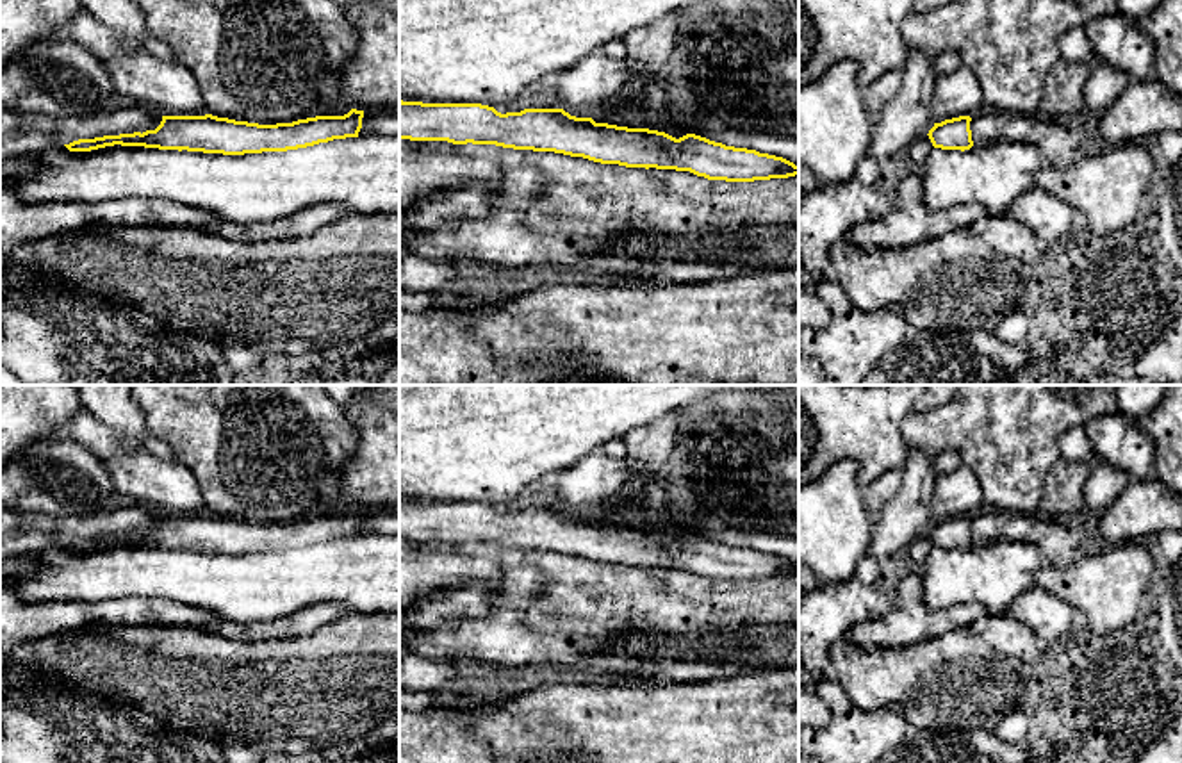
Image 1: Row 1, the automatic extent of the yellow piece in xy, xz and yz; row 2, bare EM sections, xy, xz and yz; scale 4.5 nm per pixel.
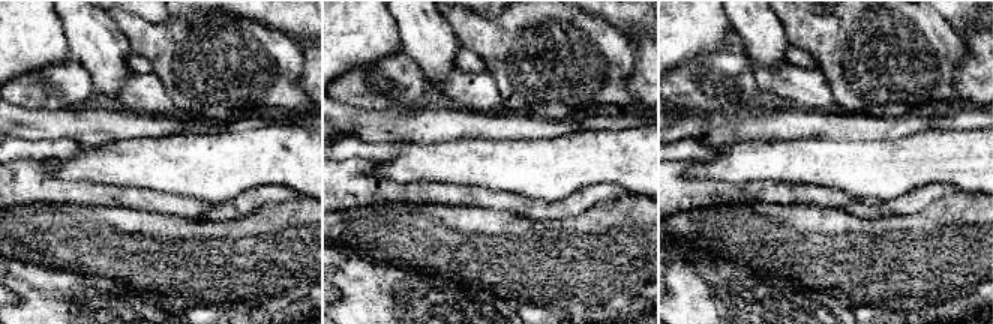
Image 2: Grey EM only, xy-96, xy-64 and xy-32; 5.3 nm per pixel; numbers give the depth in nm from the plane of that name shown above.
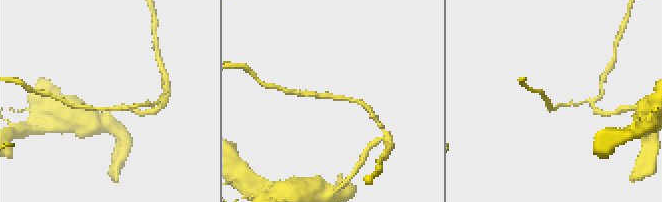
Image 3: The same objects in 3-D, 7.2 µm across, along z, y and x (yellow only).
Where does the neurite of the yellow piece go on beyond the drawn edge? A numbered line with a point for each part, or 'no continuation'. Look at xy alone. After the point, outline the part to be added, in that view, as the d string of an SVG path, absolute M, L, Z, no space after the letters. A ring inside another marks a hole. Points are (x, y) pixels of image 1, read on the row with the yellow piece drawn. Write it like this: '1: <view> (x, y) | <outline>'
no continuation

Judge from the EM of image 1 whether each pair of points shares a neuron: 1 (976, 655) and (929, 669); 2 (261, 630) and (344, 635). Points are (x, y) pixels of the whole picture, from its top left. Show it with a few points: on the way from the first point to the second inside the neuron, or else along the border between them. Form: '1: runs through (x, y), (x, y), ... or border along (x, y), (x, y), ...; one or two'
1: runs through (965, 665), (961, 669), (940, 669); one
2: border along (346, 610), (311, 633), (270, 640); two

